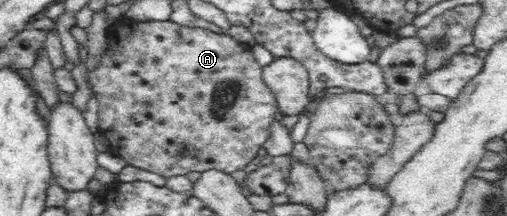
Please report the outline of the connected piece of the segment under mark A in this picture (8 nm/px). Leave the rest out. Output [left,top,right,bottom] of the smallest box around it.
[87,18,278,178]

